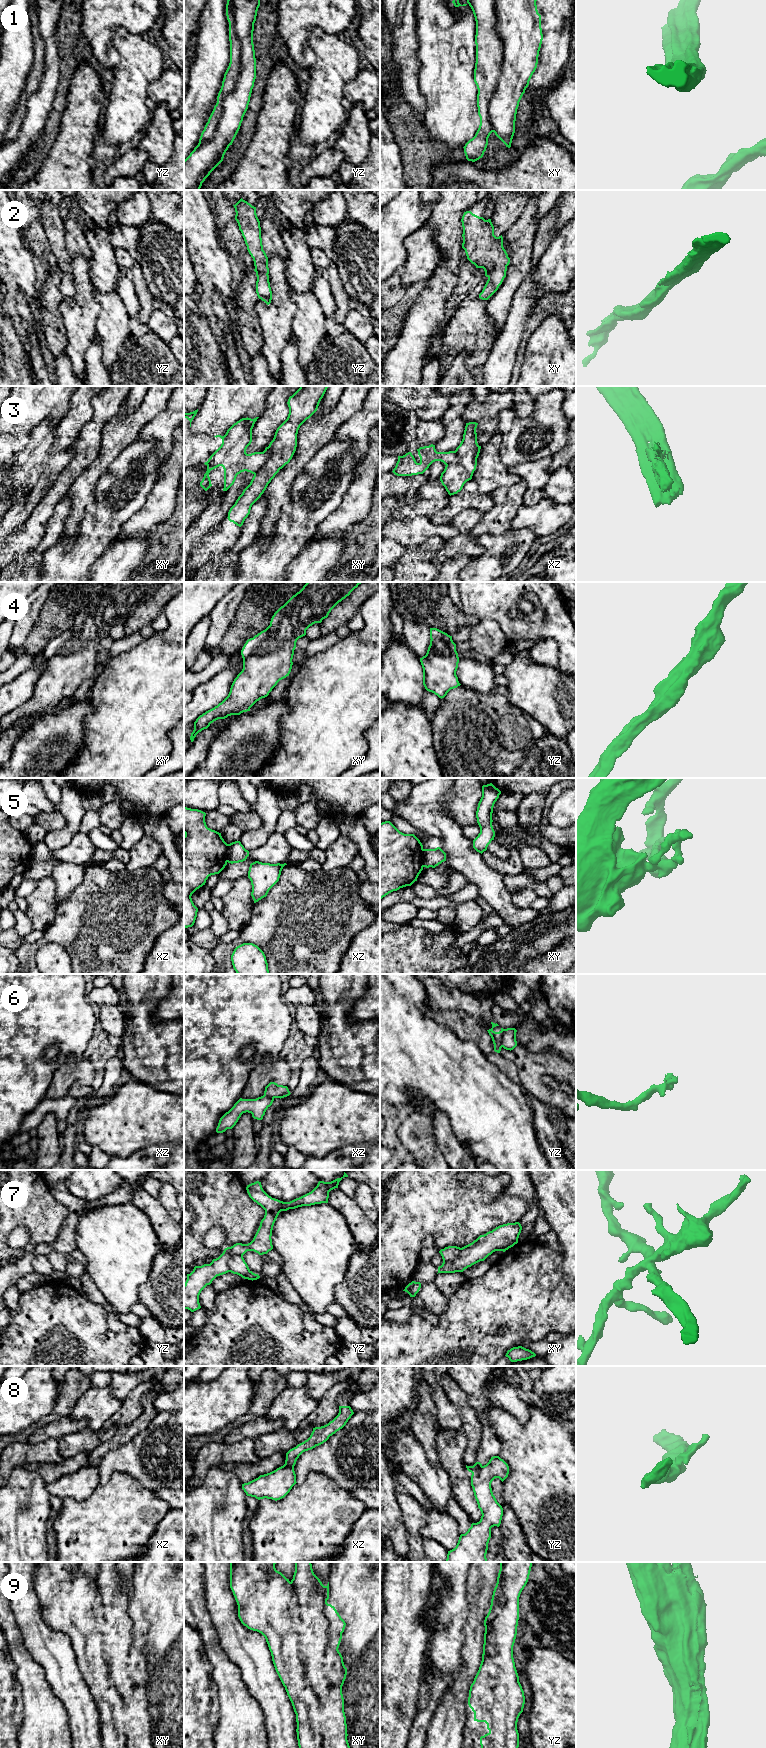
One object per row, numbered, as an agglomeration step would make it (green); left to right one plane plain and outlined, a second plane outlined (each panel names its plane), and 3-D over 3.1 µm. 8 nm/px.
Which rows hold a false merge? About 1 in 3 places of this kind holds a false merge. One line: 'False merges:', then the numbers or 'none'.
False merges: 1, 3, 5, 6, 7, 8, 9

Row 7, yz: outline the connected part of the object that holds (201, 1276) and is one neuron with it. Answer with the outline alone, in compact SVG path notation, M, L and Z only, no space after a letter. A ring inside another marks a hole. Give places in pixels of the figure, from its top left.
M344 1172L341 1178L331 1182L319 1181L309 1193L290 1202L283 1202L269 1196L262 1188L261 1182L256 1181L247 1185L249 1197L265 1210L264 1218L253 1238L248 1244L236 1243L224 1249L223 1253L210 1264L195 1266L184 1284L184 1309L194 1312L201 1308L199 1295L201 1291L220 1275L229 1272L228 1260L232 1254L244 1255L247 1251L254 1251L259 1255L267 1254L273 1249L272 1230L281 1211L295 1209L302 1206L328 1203L329 1192L338 1188L339 1182L348 1175Z

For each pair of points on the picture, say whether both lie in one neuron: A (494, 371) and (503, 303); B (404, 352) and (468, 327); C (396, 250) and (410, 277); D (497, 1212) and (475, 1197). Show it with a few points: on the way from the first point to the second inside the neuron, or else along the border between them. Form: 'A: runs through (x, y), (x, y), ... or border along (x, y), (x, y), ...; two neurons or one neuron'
A: border along (509, 310), (506, 321), (498, 332); two neurons
B: border along (448, 319), (444, 327); two neurons
C: border along (404, 241), (406, 260), (399, 270); two neurons
D: runs through (492, 1208), (485, 1207), (480, 1202); one neuron

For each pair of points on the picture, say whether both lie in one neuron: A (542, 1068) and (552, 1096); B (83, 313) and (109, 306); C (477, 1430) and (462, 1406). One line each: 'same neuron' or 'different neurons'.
A: same neuron
B: different neurons
C: same neuron

